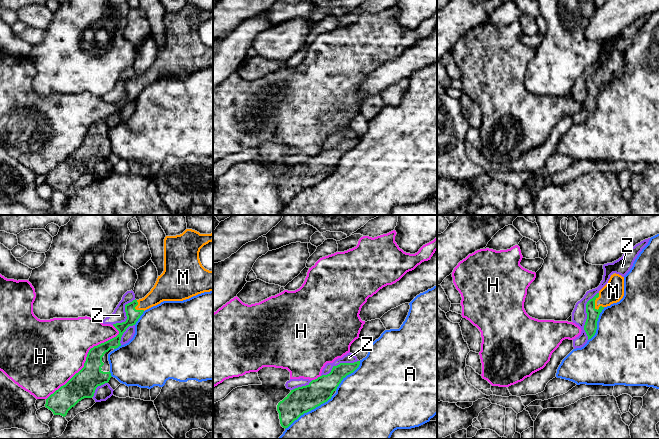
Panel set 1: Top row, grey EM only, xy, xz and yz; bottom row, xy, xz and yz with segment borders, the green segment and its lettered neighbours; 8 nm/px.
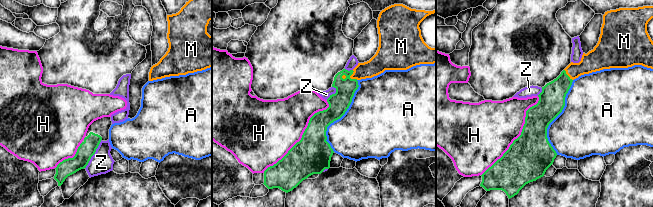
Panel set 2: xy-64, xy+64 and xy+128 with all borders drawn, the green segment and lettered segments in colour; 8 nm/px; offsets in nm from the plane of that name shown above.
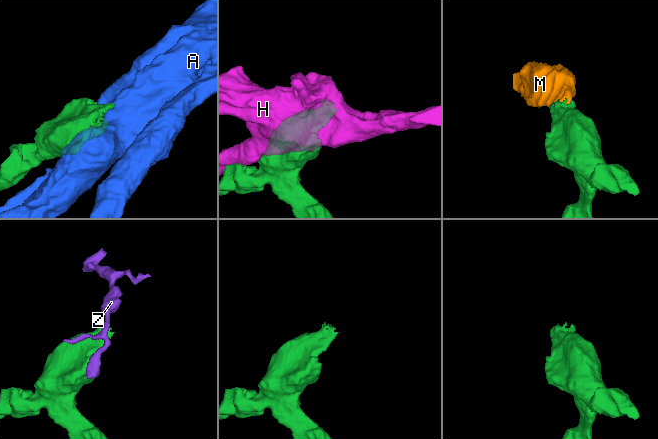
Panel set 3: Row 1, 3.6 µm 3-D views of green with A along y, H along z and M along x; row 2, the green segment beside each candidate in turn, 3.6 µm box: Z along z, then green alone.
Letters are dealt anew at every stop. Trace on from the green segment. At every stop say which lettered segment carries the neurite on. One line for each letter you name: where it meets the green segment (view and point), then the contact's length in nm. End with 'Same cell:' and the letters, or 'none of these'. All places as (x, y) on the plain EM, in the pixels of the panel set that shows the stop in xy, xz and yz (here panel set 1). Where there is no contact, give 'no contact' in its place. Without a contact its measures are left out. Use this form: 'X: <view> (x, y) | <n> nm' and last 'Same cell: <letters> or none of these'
M: yz (594, 78) | 140 nm
Same cell: M

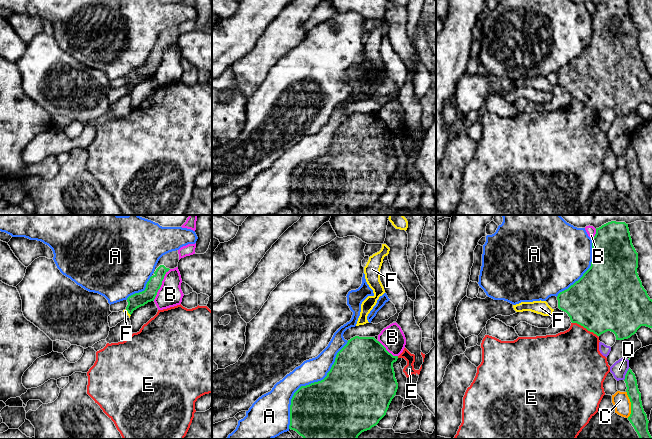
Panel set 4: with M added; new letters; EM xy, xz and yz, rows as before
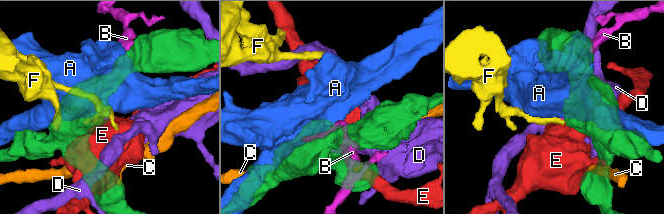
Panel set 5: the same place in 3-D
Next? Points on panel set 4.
Same cell: none of these

